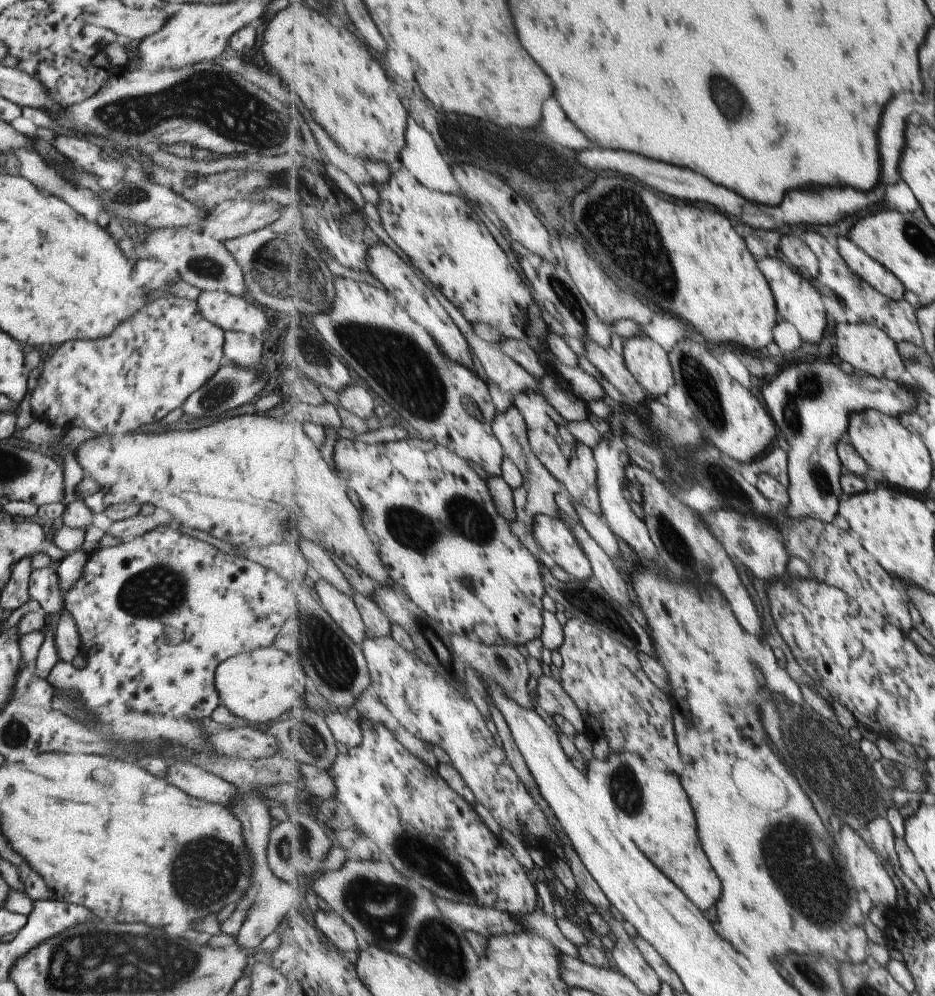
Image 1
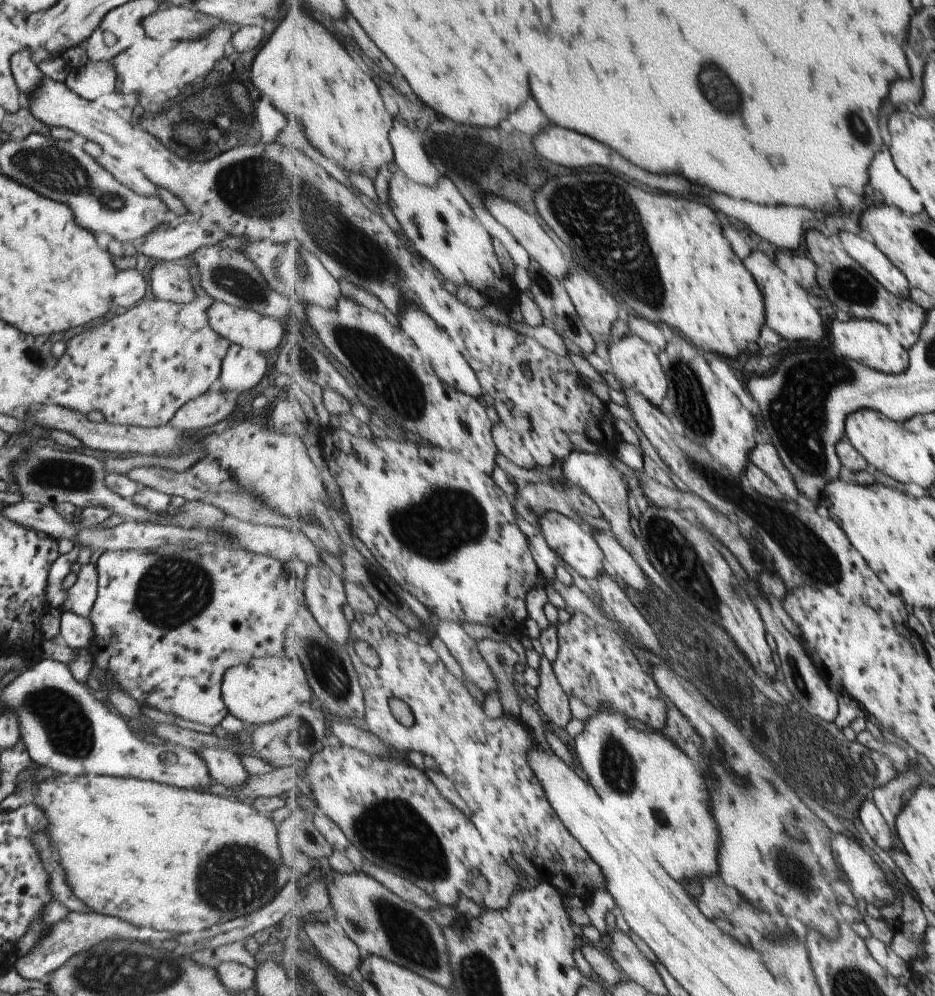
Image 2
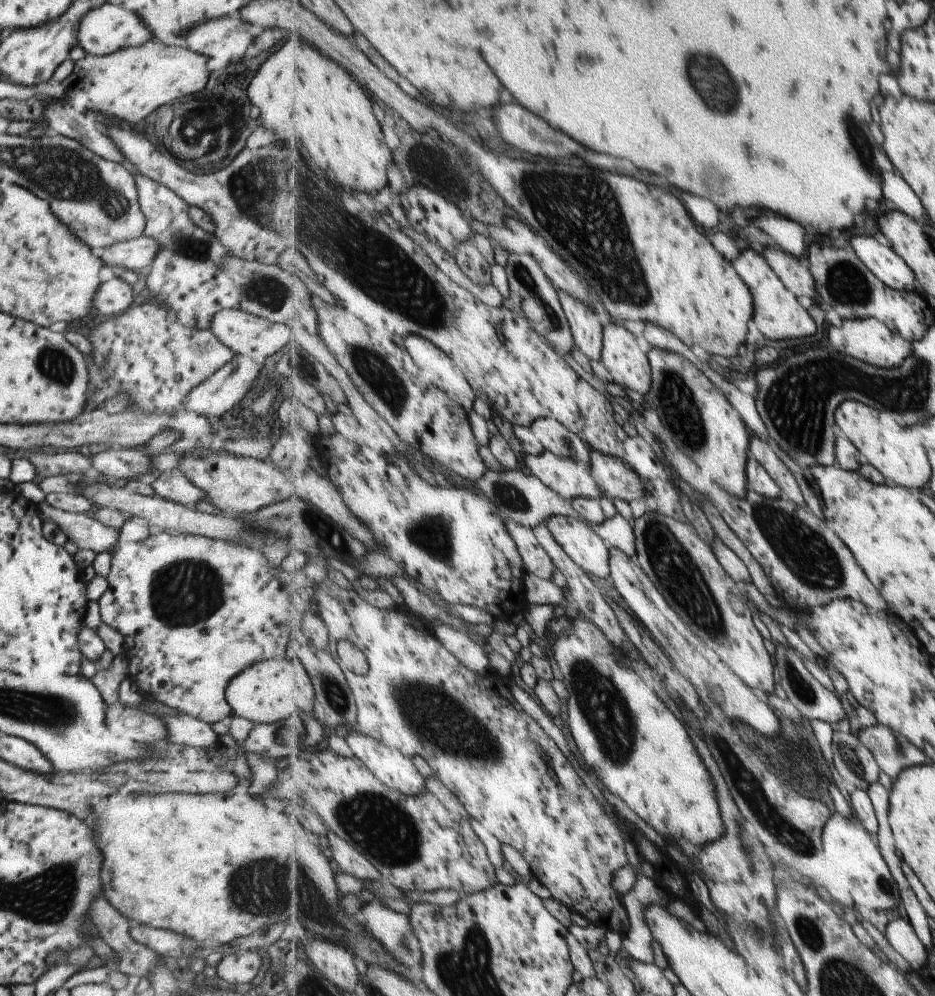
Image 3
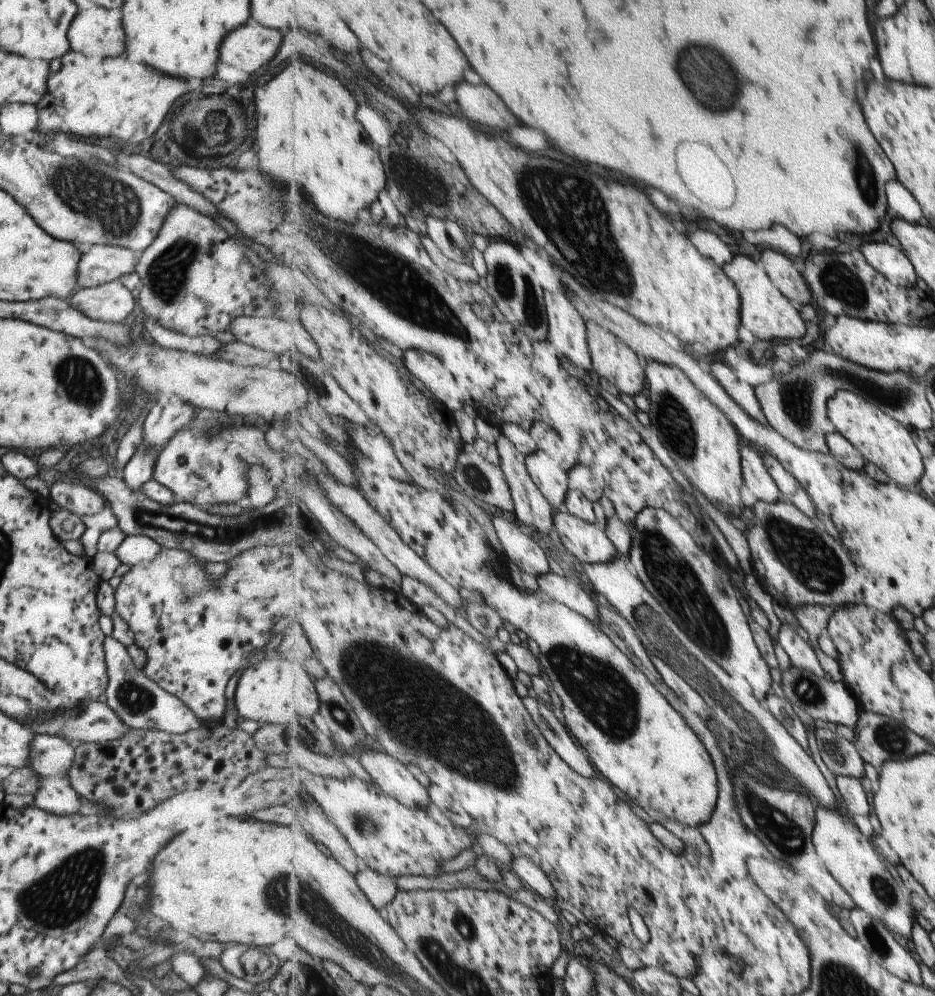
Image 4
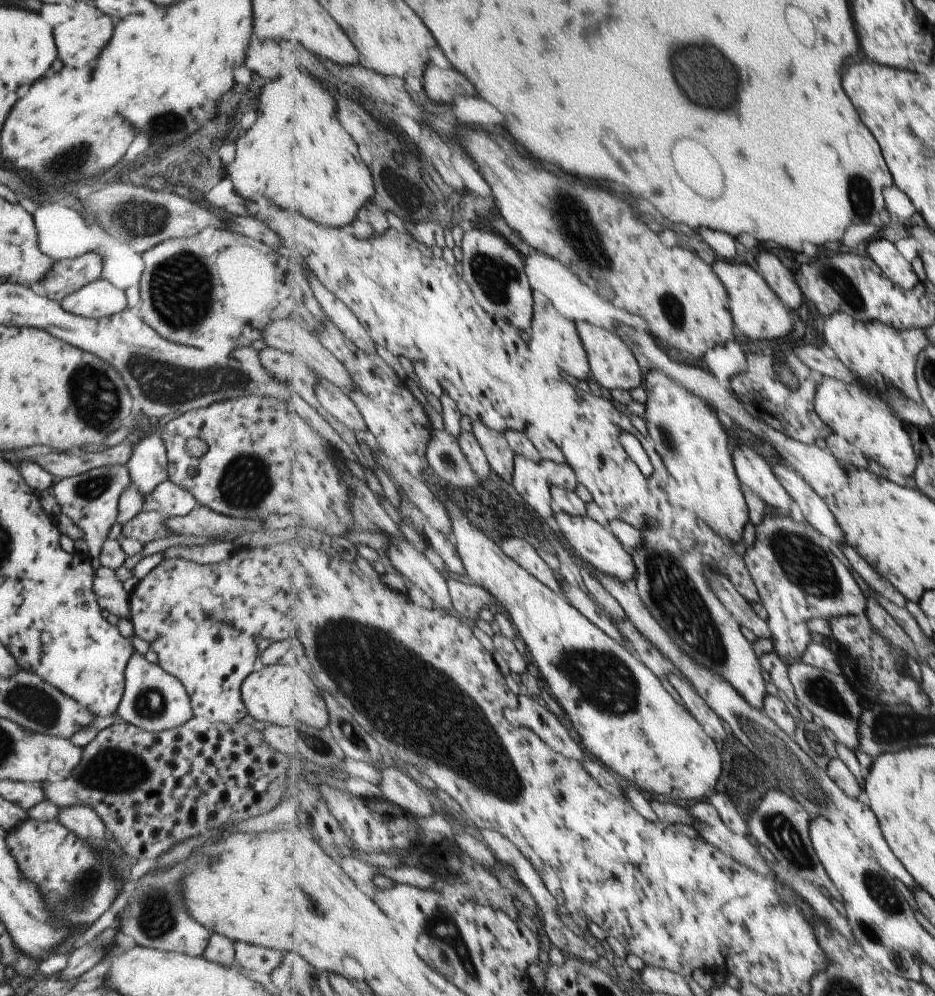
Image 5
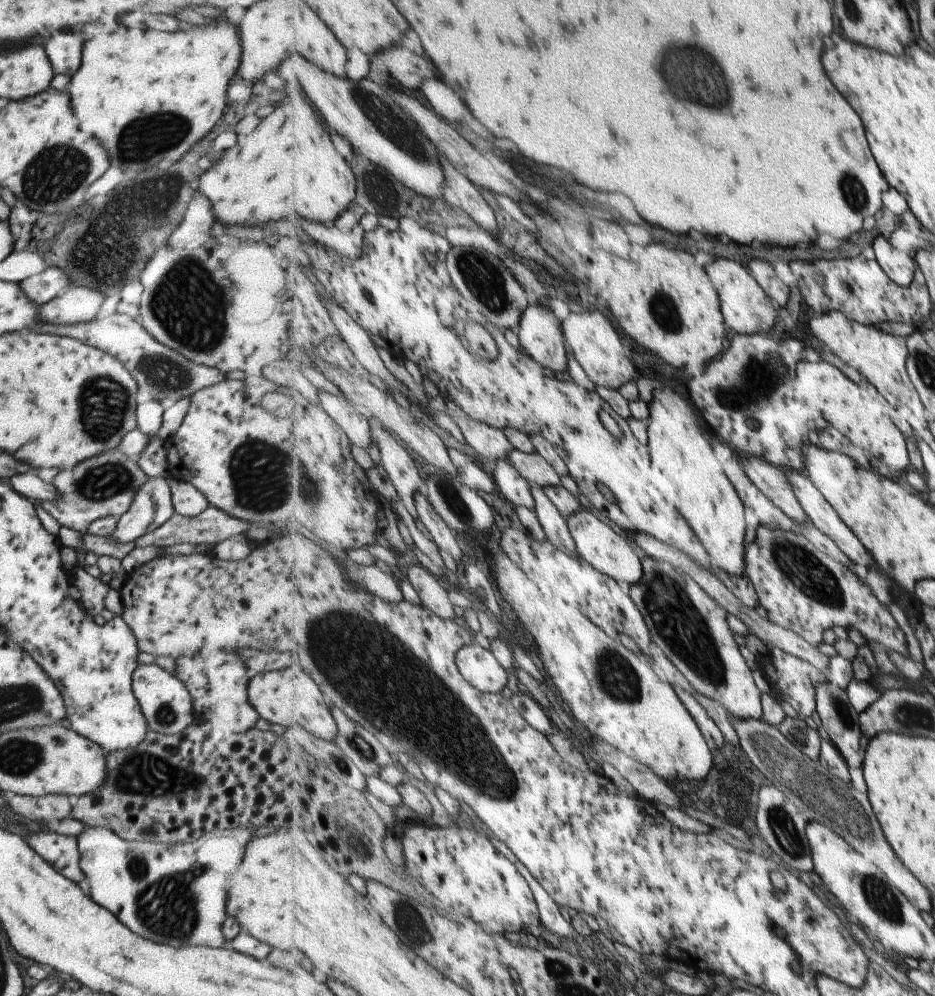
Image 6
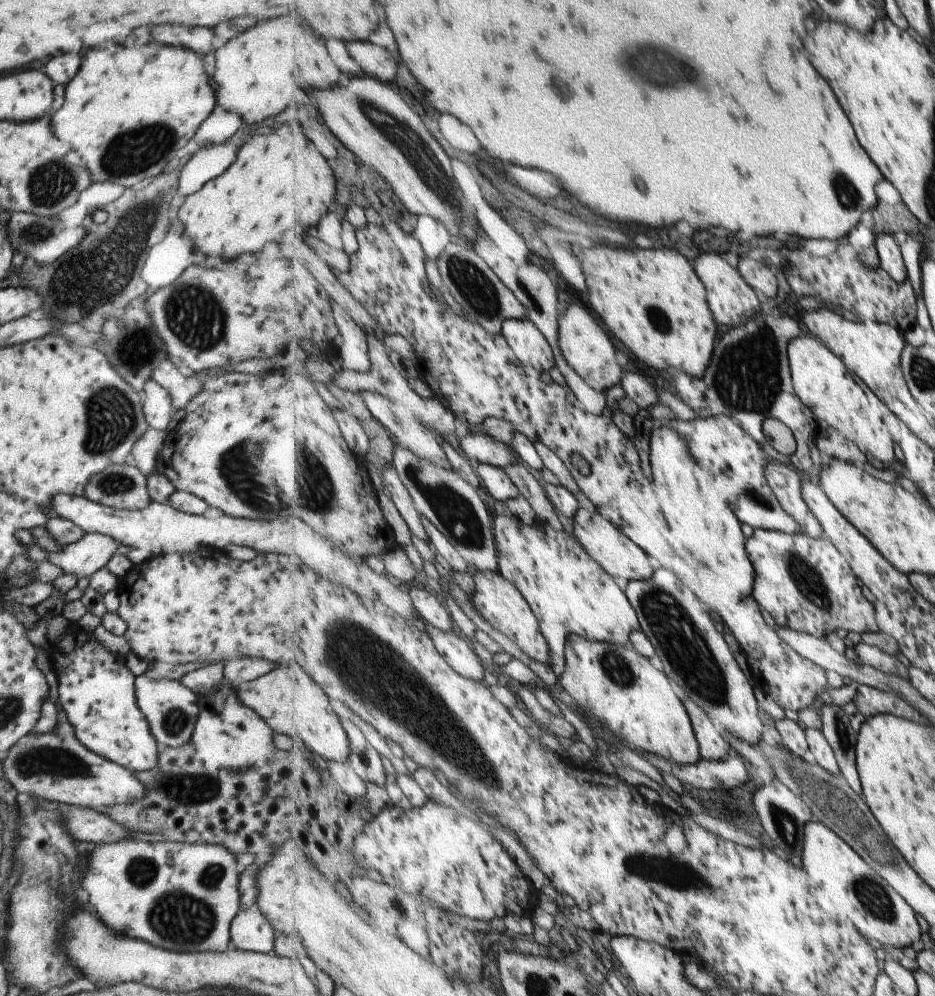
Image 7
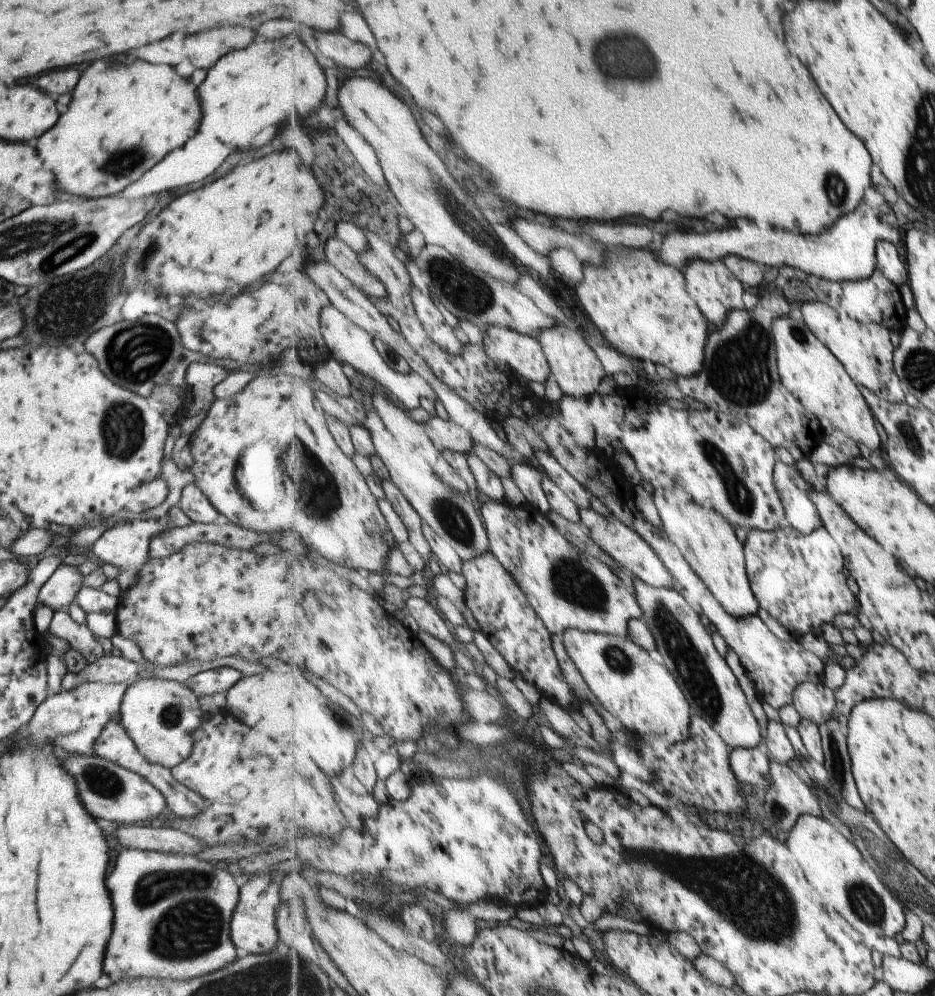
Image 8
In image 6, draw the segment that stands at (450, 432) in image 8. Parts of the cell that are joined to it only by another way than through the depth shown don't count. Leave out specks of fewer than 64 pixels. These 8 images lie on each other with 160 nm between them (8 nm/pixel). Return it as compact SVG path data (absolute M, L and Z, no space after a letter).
M514 449L507 456L507 460L511 462L511 466L517 468L525 480L537 484L541 488L560 486L561 484L561 475L557 474L557 470L541 454L528 454Z

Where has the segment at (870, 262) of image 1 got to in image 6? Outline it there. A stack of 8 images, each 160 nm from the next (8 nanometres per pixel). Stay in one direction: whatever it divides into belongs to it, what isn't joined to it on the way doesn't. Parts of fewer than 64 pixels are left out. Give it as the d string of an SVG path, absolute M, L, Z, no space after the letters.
M878 236L873 245L878 263L892 277L893 282L902 287L911 286L917 268L913 258L906 252L895 248L890 239L887 240L887 238L882 236Z

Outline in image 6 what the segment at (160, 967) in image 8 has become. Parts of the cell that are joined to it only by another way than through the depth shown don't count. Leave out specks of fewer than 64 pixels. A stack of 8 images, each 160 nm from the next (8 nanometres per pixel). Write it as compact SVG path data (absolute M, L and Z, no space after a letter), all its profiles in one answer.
M83 825L83 831L77 835L81 858L79 868L87 878L91 900L113 912L125 928L131 928L132 933L175 948L195 945L224 947L225 892L229 892L227 880L239 868L245 846L253 833L251 828L229 828L203 833L189 843L163 844L126 841L104 826Z

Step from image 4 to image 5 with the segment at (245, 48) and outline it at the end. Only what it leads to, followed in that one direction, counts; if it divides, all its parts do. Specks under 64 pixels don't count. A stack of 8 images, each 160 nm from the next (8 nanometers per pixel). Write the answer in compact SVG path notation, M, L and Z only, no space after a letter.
M265 40L249 44L245 50L245 68L263 76L263 78L279 78L285 72L301 70L305 66L319 78L327 78L327 68L317 60L313 52L309 52L301 42L287 40Z

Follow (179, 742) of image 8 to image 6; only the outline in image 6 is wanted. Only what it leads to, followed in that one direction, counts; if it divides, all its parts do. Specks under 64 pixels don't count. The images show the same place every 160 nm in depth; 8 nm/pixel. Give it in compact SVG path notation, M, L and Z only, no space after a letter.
M154 662L137 665L131 673L131 690L145 719L147 730L161 734L177 734L195 718L190 694L183 683Z

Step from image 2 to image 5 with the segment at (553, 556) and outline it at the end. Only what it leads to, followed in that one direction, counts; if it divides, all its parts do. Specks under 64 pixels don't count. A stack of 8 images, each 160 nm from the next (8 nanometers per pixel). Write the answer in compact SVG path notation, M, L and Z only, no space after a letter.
M516 537L501 538L499 546L518 562L523 568L526 568L533 576L537 576L540 581L545 582L547 586L555 578L555 572L547 566L547 562L537 554L537 549L533 548L529 542Z

